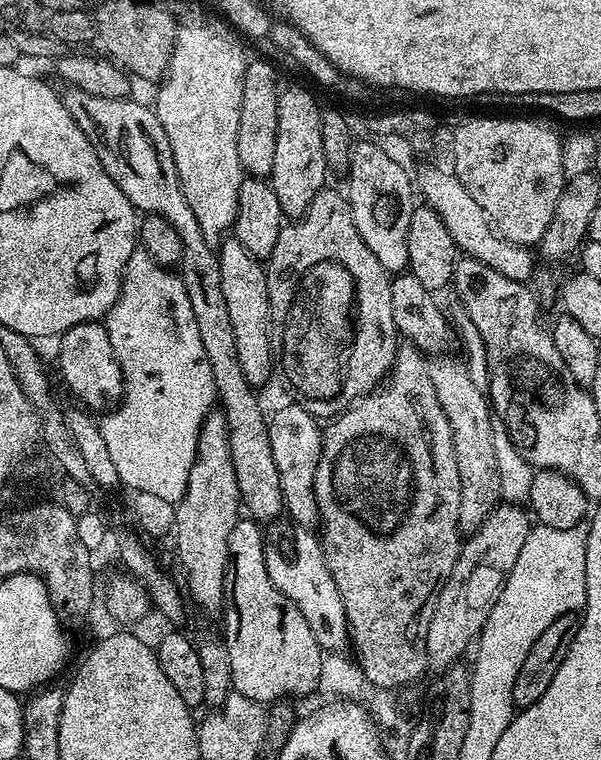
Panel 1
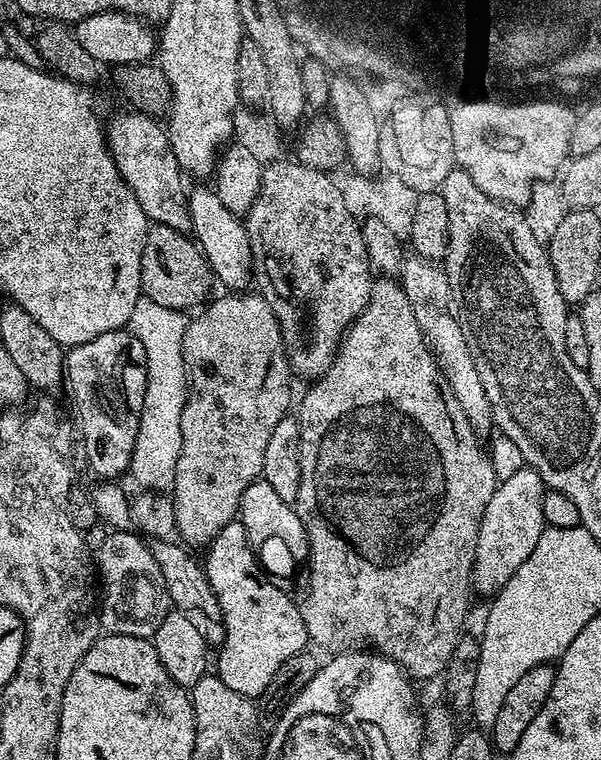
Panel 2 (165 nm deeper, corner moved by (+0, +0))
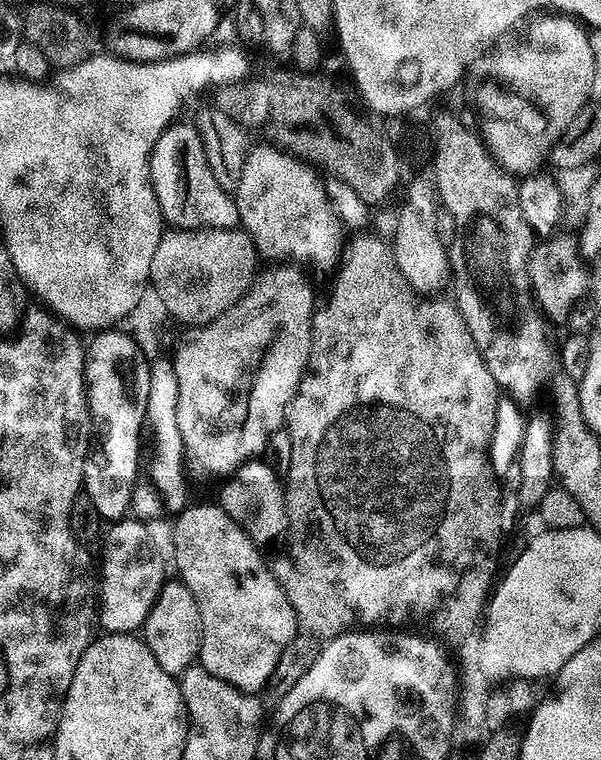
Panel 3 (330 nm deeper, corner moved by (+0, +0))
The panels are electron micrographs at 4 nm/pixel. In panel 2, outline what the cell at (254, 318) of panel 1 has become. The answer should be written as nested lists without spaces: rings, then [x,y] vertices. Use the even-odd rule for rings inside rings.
[[[211,187],[191,189],[188,192],[188,209],[190,210],[190,232],[201,252],[212,267],[212,275],[217,281],[225,284],[228,290],[244,290],[253,279],[252,247],[245,221],[236,216],[226,206],[222,206],[222,198]]]

